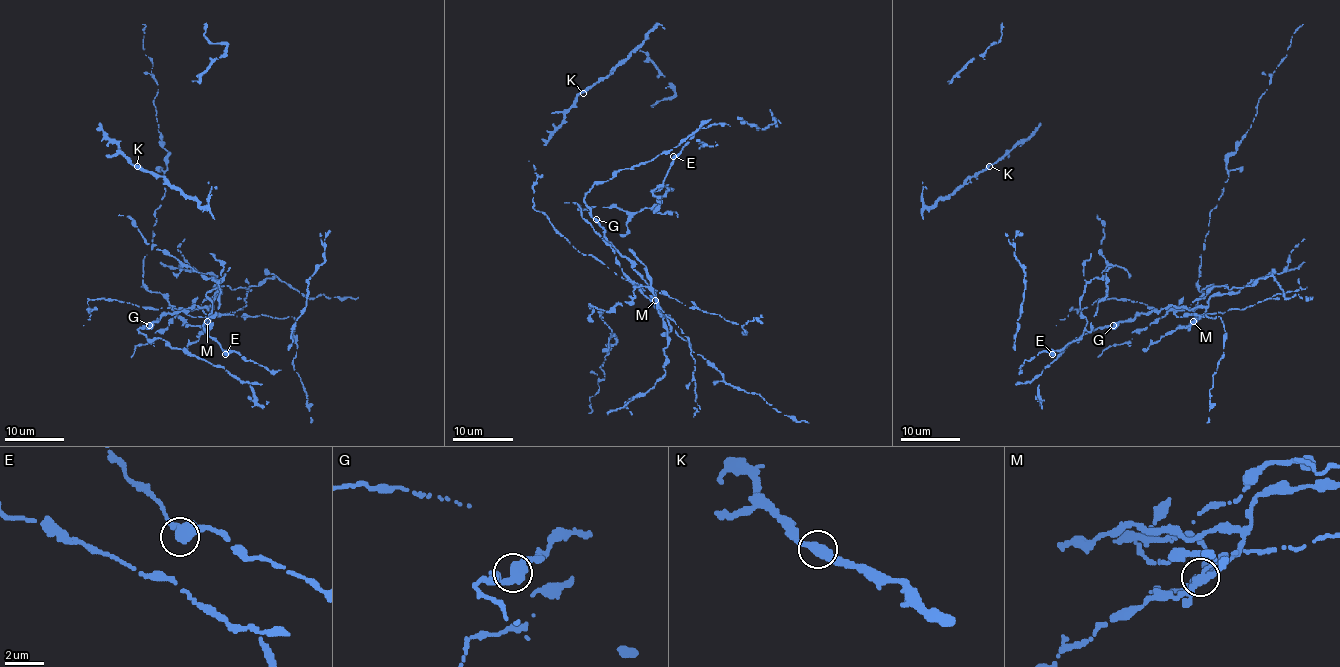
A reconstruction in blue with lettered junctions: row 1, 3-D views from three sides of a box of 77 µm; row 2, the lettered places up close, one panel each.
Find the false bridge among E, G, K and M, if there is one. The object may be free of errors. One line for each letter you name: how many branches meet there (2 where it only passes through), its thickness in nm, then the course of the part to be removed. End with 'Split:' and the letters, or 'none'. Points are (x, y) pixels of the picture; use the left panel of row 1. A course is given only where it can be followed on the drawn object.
M: Branches: 2. Thickness 380 nm. Course of the part to remove: (207, 321), (201, 309), (186, 312), (295, 320), (293, 367), (310, 422)
Split: M

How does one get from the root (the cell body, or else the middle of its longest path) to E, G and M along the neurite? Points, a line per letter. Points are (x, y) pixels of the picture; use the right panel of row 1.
E: (1061, 352), (1049, 366), (1052, 354)
G: (1061, 352), (1083, 334), (1113, 325)
M: (1061, 352), (1086, 333), (1172, 305), (1203, 308), (1205, 312), (1193, 321)

